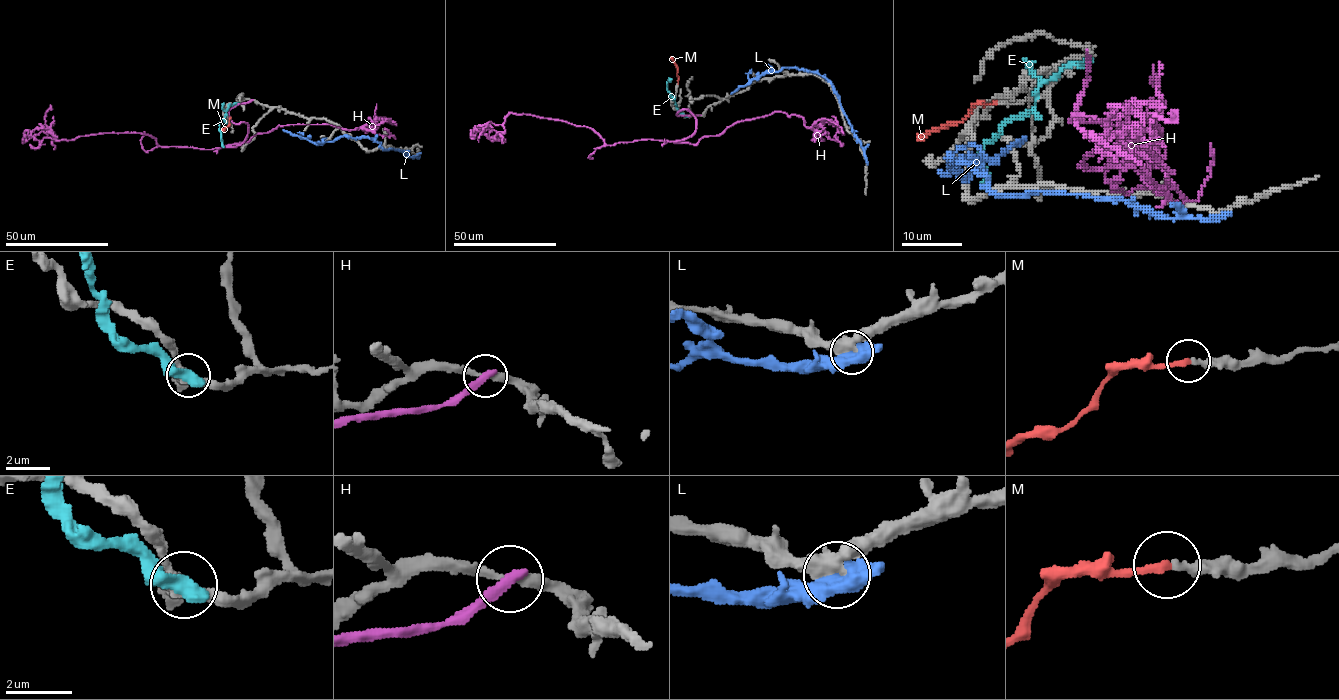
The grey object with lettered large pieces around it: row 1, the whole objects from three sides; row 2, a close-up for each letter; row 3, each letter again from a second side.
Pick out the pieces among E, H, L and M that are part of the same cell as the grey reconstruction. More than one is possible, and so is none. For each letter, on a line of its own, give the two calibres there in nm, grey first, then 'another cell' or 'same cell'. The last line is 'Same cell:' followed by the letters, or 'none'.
E: 320/550 nm | another cell
H: 200/340 nm | another cell
L: 480/550 nm | another cell
M: 240/240 nm | same cell
Same cell: M

